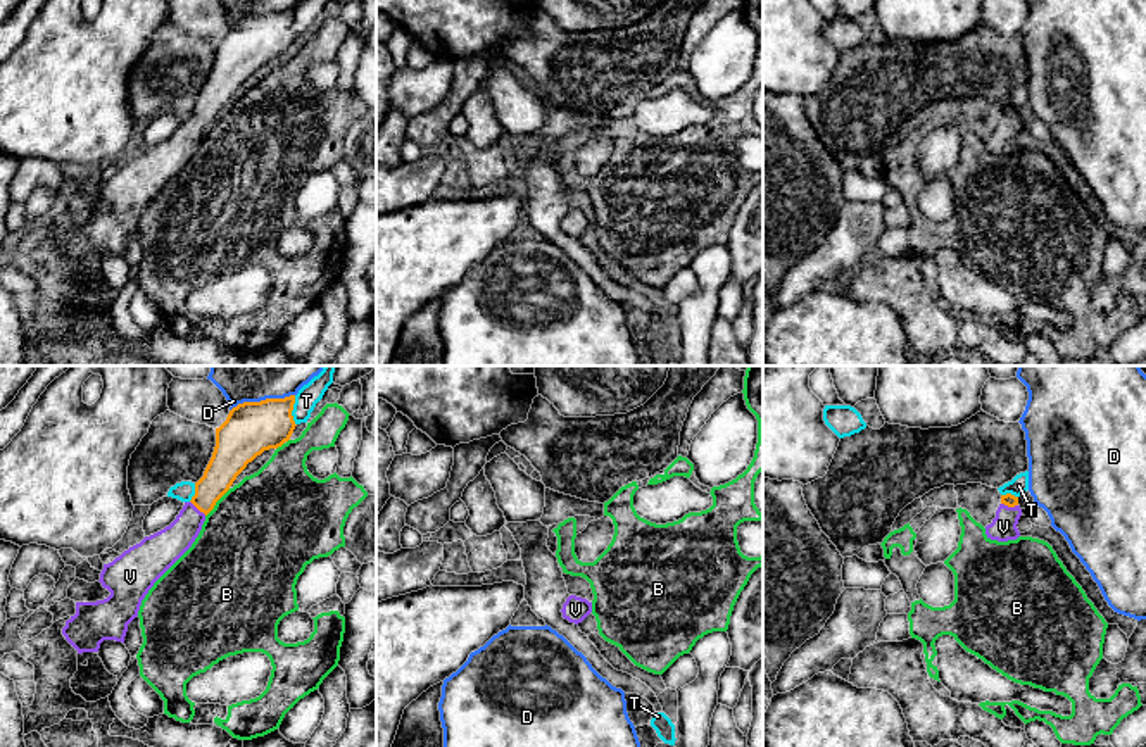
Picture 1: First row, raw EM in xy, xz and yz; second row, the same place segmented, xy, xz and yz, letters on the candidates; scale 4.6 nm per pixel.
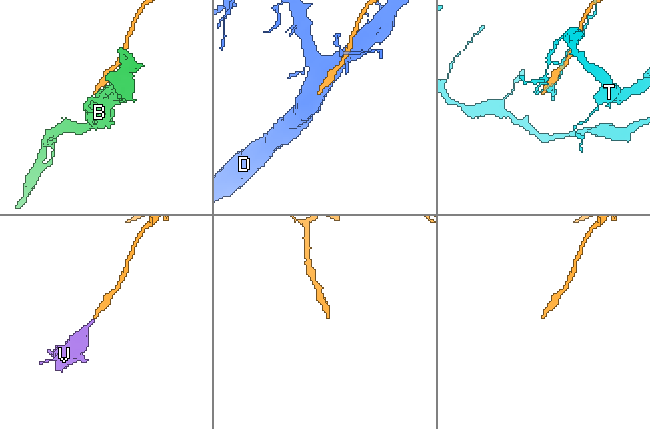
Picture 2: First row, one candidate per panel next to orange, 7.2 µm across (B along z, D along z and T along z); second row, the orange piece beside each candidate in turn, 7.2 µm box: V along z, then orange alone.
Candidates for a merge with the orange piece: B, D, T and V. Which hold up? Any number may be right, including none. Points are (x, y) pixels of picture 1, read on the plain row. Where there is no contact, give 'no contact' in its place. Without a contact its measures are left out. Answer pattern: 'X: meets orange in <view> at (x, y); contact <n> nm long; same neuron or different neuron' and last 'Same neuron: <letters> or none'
B: meets orange in xy at (216, 114); contact 180 nm long; different neuron
D: meets orange in xy at (261, 14); contact 320 nm long; different neuron
T: meets orange in xy at (292, 23); contact 140 nm long; different neuron
V: meets orange in yz at (1010, 119); contact 80 nm long; same neuron
Same neuron: V

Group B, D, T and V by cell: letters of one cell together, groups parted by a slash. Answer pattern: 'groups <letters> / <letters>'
groups B / D / T / V

